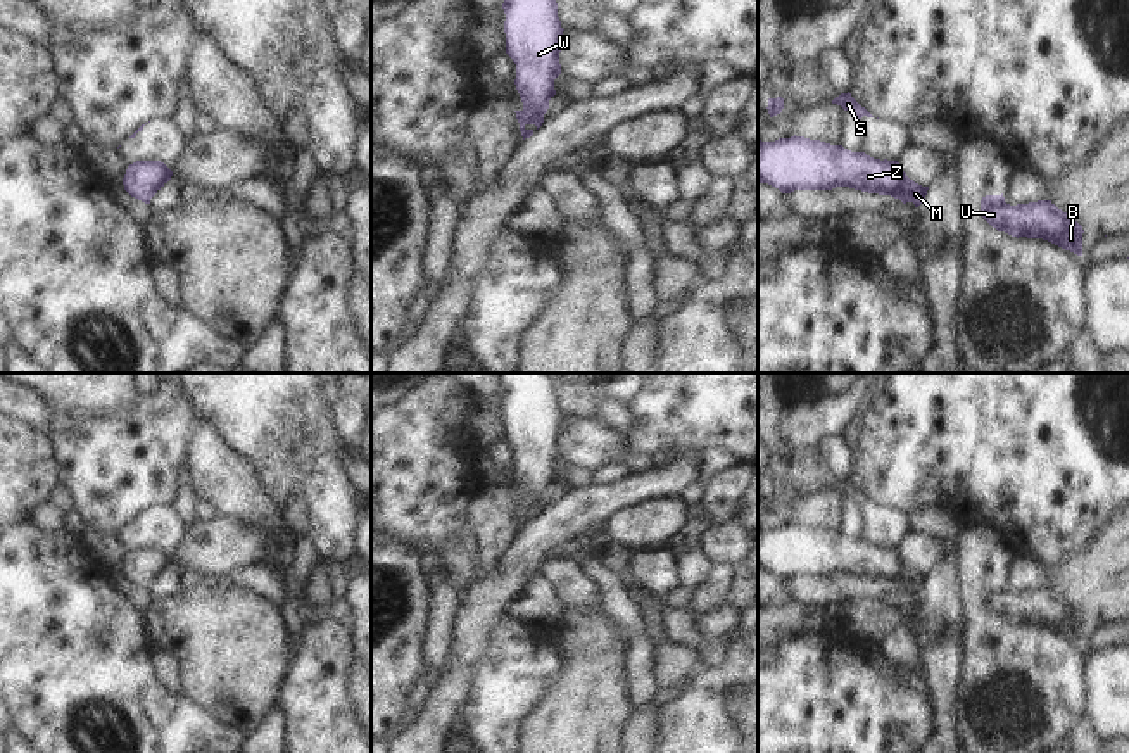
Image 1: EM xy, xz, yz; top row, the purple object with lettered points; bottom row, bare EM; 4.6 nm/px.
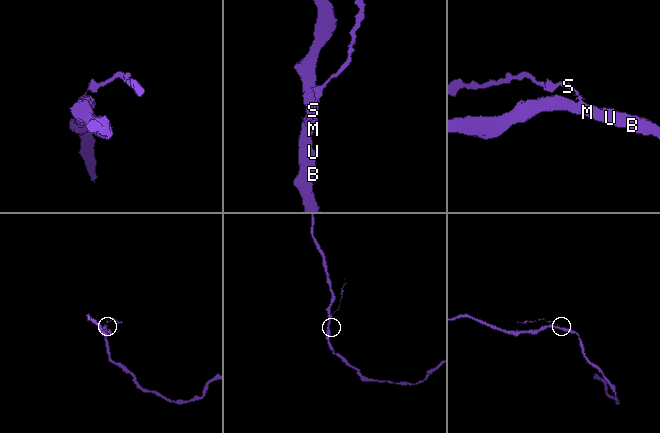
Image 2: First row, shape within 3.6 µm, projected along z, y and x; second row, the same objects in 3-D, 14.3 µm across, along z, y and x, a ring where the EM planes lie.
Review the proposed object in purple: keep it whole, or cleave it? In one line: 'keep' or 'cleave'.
cleave

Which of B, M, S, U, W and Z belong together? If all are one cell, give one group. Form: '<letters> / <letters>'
B M U W Z / S

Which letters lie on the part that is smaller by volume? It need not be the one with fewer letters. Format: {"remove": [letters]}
{"remove": ["S"]}

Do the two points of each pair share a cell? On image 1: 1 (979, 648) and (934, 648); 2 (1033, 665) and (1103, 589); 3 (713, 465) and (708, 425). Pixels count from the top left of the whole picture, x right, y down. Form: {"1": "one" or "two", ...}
{"1": "two", "2": "two", "3": "two"}

